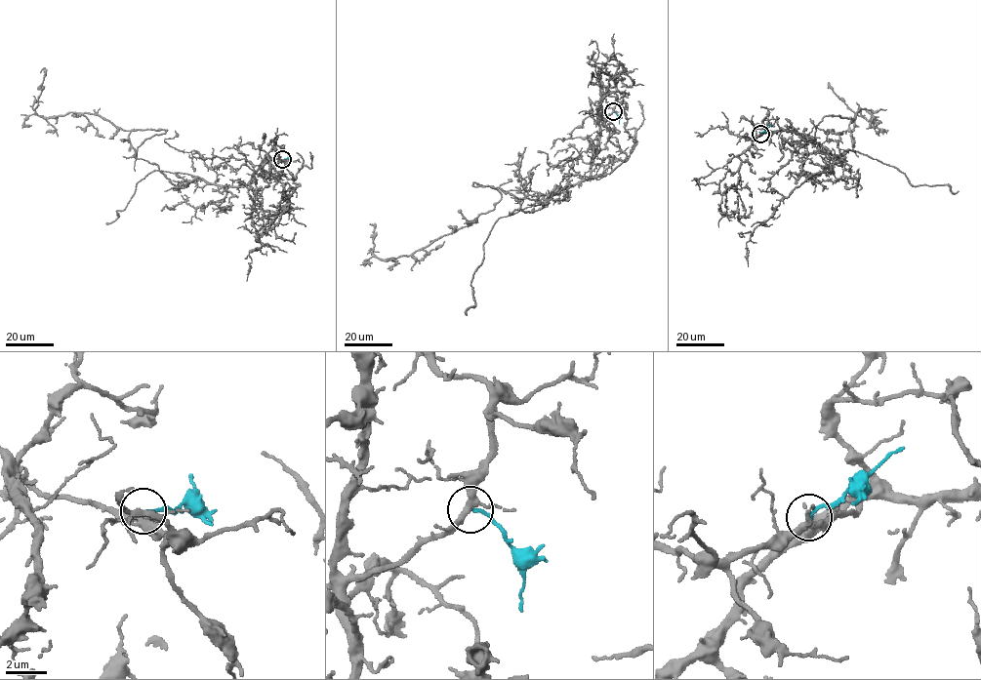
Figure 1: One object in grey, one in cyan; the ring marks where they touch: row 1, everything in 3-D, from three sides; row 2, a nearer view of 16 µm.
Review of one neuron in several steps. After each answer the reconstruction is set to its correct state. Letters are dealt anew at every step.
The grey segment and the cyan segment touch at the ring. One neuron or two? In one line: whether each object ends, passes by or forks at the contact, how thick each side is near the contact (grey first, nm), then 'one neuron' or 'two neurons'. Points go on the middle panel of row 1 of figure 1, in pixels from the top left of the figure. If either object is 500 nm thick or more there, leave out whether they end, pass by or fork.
grey forks | cyan ends | 260/150 nm | one neuron

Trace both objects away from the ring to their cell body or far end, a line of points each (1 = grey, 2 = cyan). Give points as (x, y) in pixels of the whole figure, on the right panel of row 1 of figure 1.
1: (759, 134), (845, 151), (841, 167), (819, 152), (817, 125), (864, 108), (874, 119), (828, 88)
2: (759, 134), (771, 125)

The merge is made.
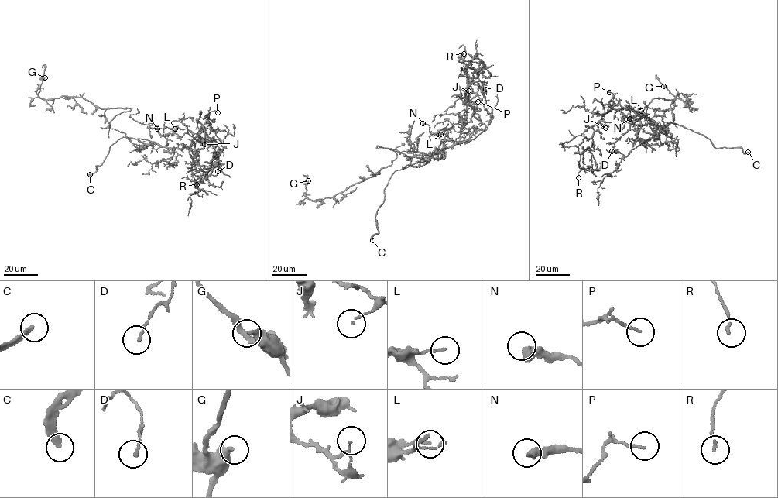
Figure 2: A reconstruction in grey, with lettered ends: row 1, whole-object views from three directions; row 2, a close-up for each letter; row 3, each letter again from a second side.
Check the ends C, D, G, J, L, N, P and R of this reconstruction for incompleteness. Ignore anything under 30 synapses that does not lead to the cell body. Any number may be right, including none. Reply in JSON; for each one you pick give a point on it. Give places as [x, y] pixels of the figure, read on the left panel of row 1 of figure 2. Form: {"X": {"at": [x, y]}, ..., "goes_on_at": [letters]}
{"C": {"at": [90, 174]}, "goes_on_at": ["C"]}

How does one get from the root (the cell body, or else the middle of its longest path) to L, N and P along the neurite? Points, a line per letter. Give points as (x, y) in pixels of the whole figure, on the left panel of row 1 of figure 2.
L: (132, 142), (139, 149), (152, 142), (169, 148), (186, 148), (193, 138), (187, 133), (179, 135), (175, 128)
N: (132, 142), (139, 149), (152, 142), (178, 149), (186, 148), (193, 138), (157, 128)
P: (132, 142), (139, 149), (152, 142), (169, 148), (186, 148), (203, 128), (208, 114), (217, 112)

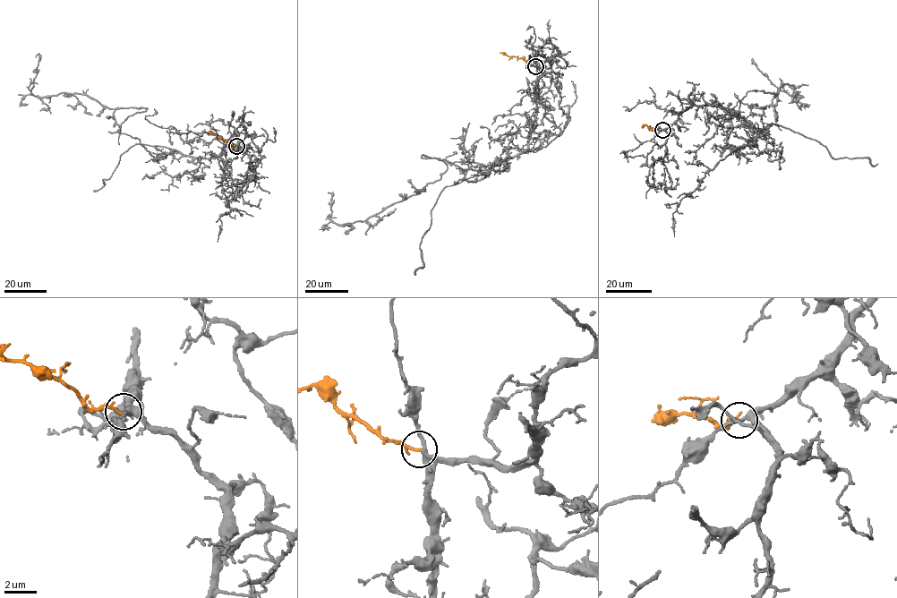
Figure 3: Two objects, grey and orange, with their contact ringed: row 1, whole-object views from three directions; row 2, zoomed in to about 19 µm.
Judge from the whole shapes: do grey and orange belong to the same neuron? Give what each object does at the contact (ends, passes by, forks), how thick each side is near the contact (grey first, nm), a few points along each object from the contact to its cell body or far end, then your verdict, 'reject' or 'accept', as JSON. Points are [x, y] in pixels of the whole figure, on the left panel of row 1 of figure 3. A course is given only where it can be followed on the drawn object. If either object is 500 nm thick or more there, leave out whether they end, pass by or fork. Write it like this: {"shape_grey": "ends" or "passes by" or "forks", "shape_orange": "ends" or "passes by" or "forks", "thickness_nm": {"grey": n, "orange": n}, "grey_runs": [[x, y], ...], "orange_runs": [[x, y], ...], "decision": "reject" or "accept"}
{"shape_grey": "passes by", "shape_orange": "ends", "thickness_nm": {"grey": 240, "orange": 190}, "grey_runs": [[237, 146], [235, 131], [217, 157], [155, 158], [119, 132], [147, 108], [36, 97], [36, 57]], "orange_runs": [[236, 146], [211, 132], [204, 132]], "decision": "accept"}

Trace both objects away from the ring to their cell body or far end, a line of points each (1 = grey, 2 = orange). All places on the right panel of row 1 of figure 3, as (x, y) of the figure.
1: (662, 130), (714, 105), (768, 125), (764, 140), (743, 126), (740, 101), (796, 92), (751, 64)
2: (662, 130), (649, 129), (645, 125), (642, 128)

